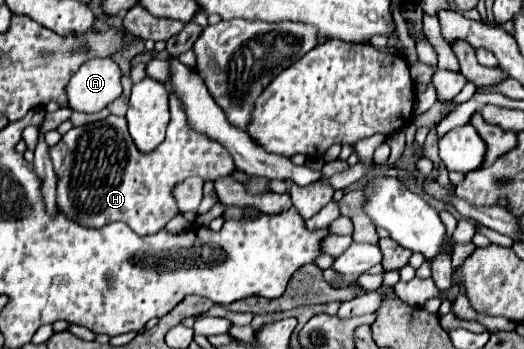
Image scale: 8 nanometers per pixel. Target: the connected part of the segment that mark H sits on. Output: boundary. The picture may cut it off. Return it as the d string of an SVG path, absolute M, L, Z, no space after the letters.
M170 93L170 113L172 113L172 119L168 125L166 139L160 143L160 147L156 147L156 151L148 155L144 155L142 151L136 151L132 137L128 135L127 121L124 117L106 117L104 121L72 127L70 133L66 133L60 139L60 143L50 147L48 151L54 165L54 173L58 177L58 187L56 187L58 211L82 227L104 227L114 221L124 221L138 235L152 235L160 231L172 217L178 215L176 199L172 195L172 187L176 183L188 177L214 181L220 175L230 175L234 169L234 161L228 155L228 151L220 143L188 129L180 101L174 99L172 93Z

